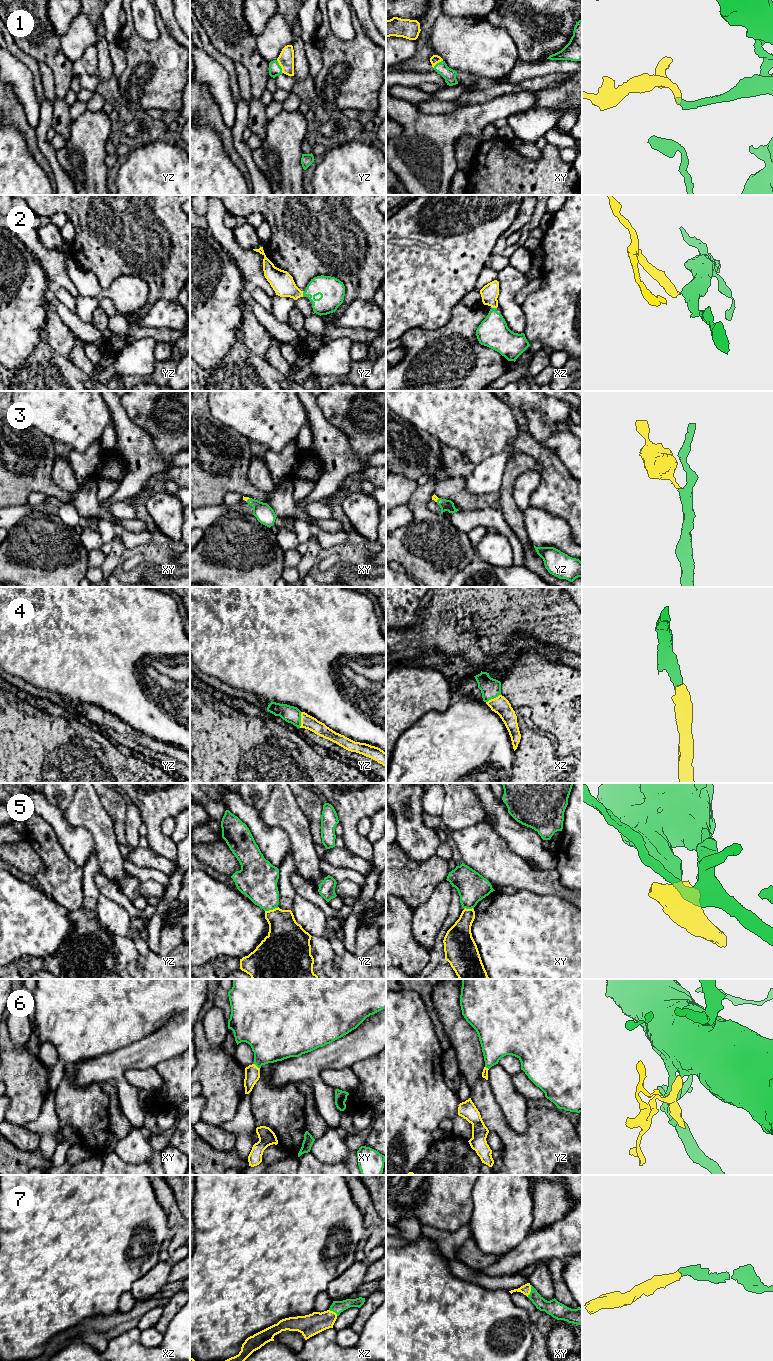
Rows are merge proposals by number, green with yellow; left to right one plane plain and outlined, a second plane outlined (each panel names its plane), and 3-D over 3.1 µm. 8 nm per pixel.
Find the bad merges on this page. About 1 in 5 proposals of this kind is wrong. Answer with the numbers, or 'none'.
5

